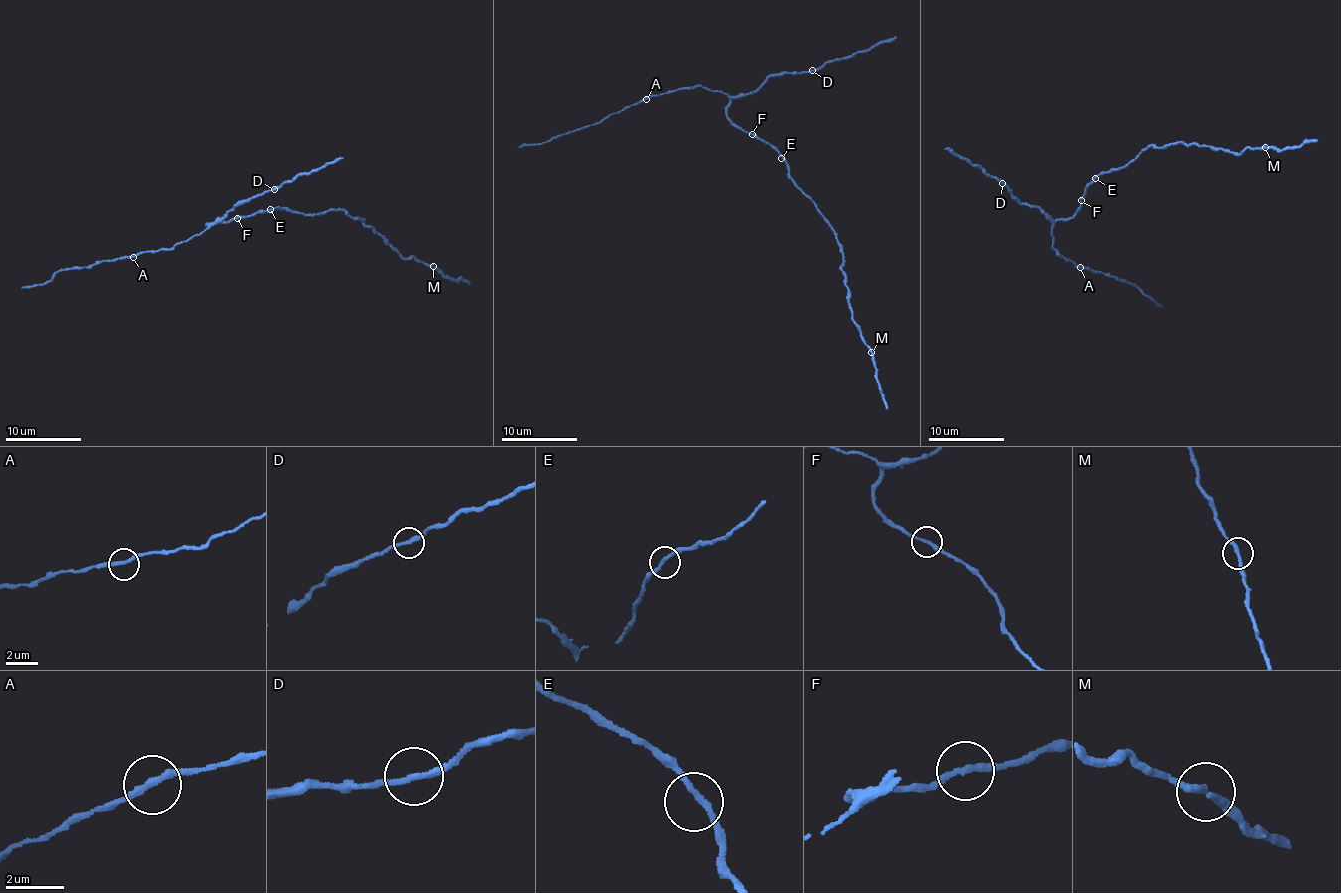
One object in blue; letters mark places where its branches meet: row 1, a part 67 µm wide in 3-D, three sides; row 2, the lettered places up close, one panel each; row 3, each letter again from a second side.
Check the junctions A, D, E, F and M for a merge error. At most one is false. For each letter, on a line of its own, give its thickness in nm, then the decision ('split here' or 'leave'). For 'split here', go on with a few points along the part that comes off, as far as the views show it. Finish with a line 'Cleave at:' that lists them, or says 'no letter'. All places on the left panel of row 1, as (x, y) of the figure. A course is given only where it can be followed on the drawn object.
A: calibre 220 nm; leave
D: calibre 220 nm; leave
E: calibre 200 nm; leave
F: calibre 220 nm; leave
M: calibre 240 nm; leave
Cleave at: no letter

